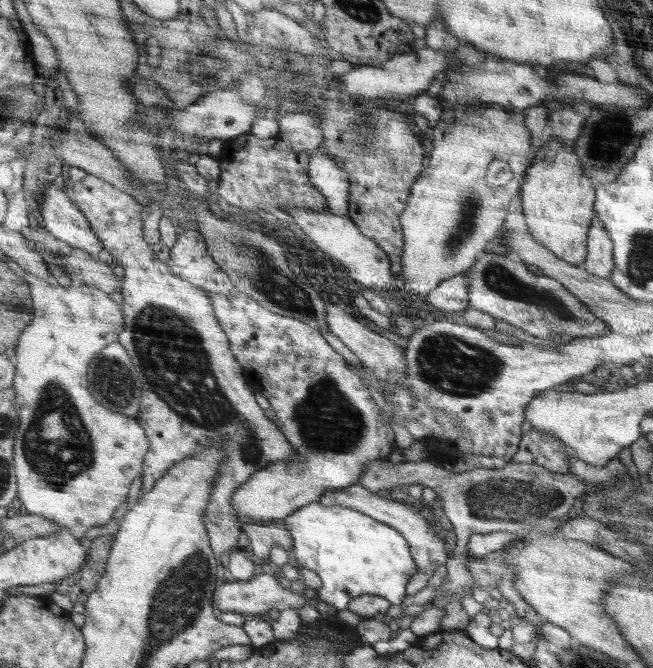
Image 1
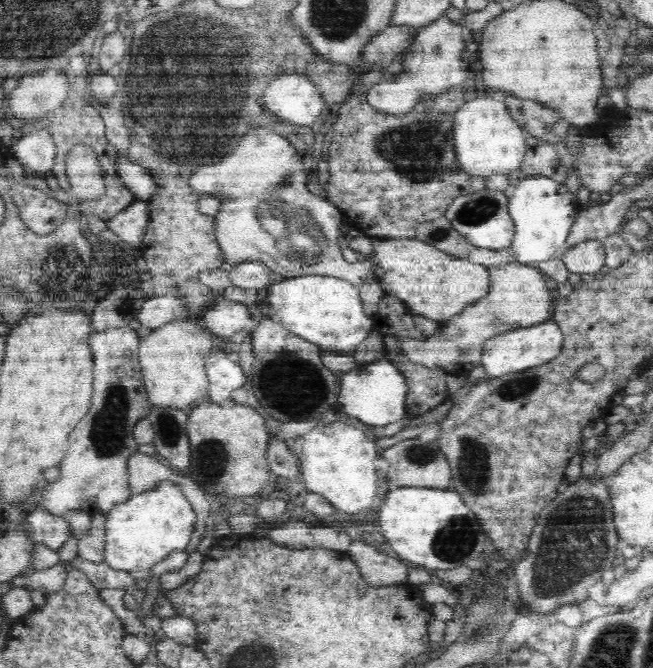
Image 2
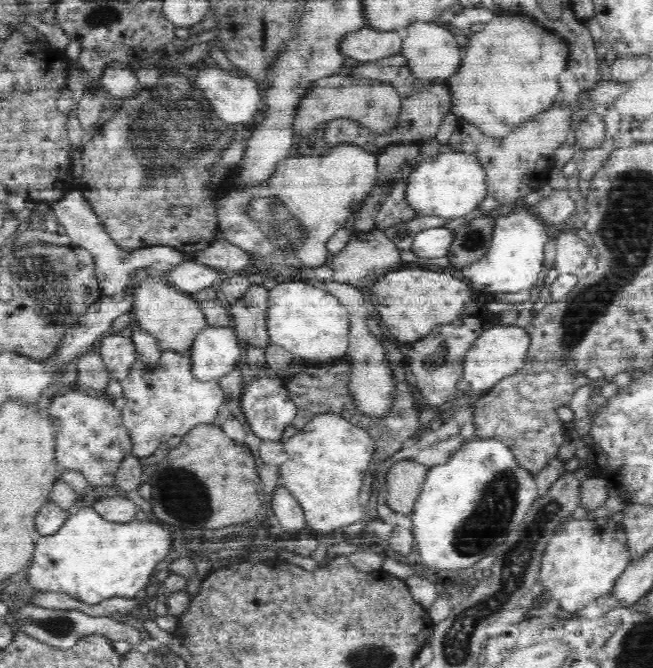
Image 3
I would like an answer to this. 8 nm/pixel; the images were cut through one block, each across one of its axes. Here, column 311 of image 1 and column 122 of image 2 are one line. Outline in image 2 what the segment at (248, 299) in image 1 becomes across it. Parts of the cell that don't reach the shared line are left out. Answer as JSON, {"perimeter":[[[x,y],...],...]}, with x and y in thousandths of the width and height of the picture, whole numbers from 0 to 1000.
{"perimeter":[[[196,487],[185,490],[165,490],[158,496],[142,496],[141,506],[142,545],[142,585],[139,590],[139,609],[133,621],[118,632],[106,650],[106,674],[87,698],[92,714],[86,722],[74,723],[63,735],[61,756],[74,768],[86,774],[101,771],[109,765],[127,765],[133,769],[156,769],[162,774],[179,756],[196,750],[201,744],[196,686],[211,677],[213,665],[207,662],[204,644],[208,633],[227,623],[231,614],[219,573],[219,554],[214,548],[213,518],[214,503],[208,494],[199,494]]]}

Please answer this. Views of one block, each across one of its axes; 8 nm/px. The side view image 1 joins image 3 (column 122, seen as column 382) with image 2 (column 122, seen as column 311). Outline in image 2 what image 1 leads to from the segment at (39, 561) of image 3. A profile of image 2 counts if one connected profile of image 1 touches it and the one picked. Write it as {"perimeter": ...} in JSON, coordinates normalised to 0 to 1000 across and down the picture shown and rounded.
{"perimeter":[[[251,719],[234,732],[201,741],[196,750],[179,756],[159,774],[162,805],[156,841],[176,853],[221,862],[231,847],[257,829],[268,823],[285,825],[300,778],[300,769],[276,728]]]}

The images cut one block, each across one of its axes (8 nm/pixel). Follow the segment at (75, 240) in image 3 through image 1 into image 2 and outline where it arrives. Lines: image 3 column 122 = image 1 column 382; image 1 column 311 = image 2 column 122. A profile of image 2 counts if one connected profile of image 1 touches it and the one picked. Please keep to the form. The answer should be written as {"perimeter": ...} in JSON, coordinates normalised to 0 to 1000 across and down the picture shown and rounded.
{"perimeter":[[[207,299],[161,334],[188,362],[205,370],[216,370],[219,349],[230,329],[233,325],[230,325],[227,301]]]}

